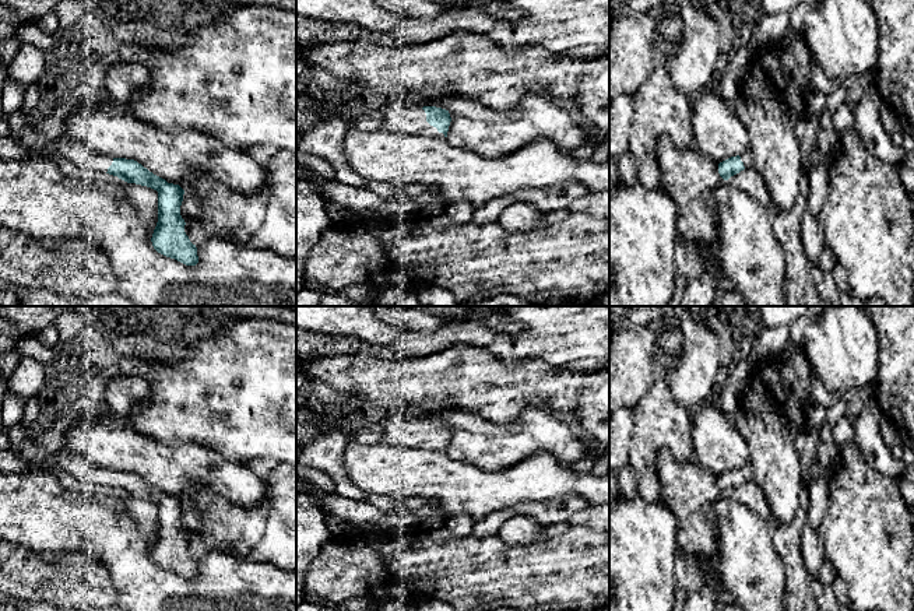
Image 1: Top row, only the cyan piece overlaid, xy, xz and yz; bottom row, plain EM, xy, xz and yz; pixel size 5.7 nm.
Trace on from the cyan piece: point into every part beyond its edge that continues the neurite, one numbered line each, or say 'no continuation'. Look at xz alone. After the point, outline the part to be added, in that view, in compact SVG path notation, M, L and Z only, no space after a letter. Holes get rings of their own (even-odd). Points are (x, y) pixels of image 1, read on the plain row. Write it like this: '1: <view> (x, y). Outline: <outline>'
1: xz (400, 429). Outline: M396 411L384 421L382 443L391 446L422 447L444 450L436 440L426 435L425 424L415 415Z

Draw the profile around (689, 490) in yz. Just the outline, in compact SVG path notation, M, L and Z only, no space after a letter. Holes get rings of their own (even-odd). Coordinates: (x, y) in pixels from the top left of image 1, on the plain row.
M668 449L655 456L661 502L676 516L676 544L692 561L700 562L718 552L713 505L724 494L718 477L697 461L679 463Z

